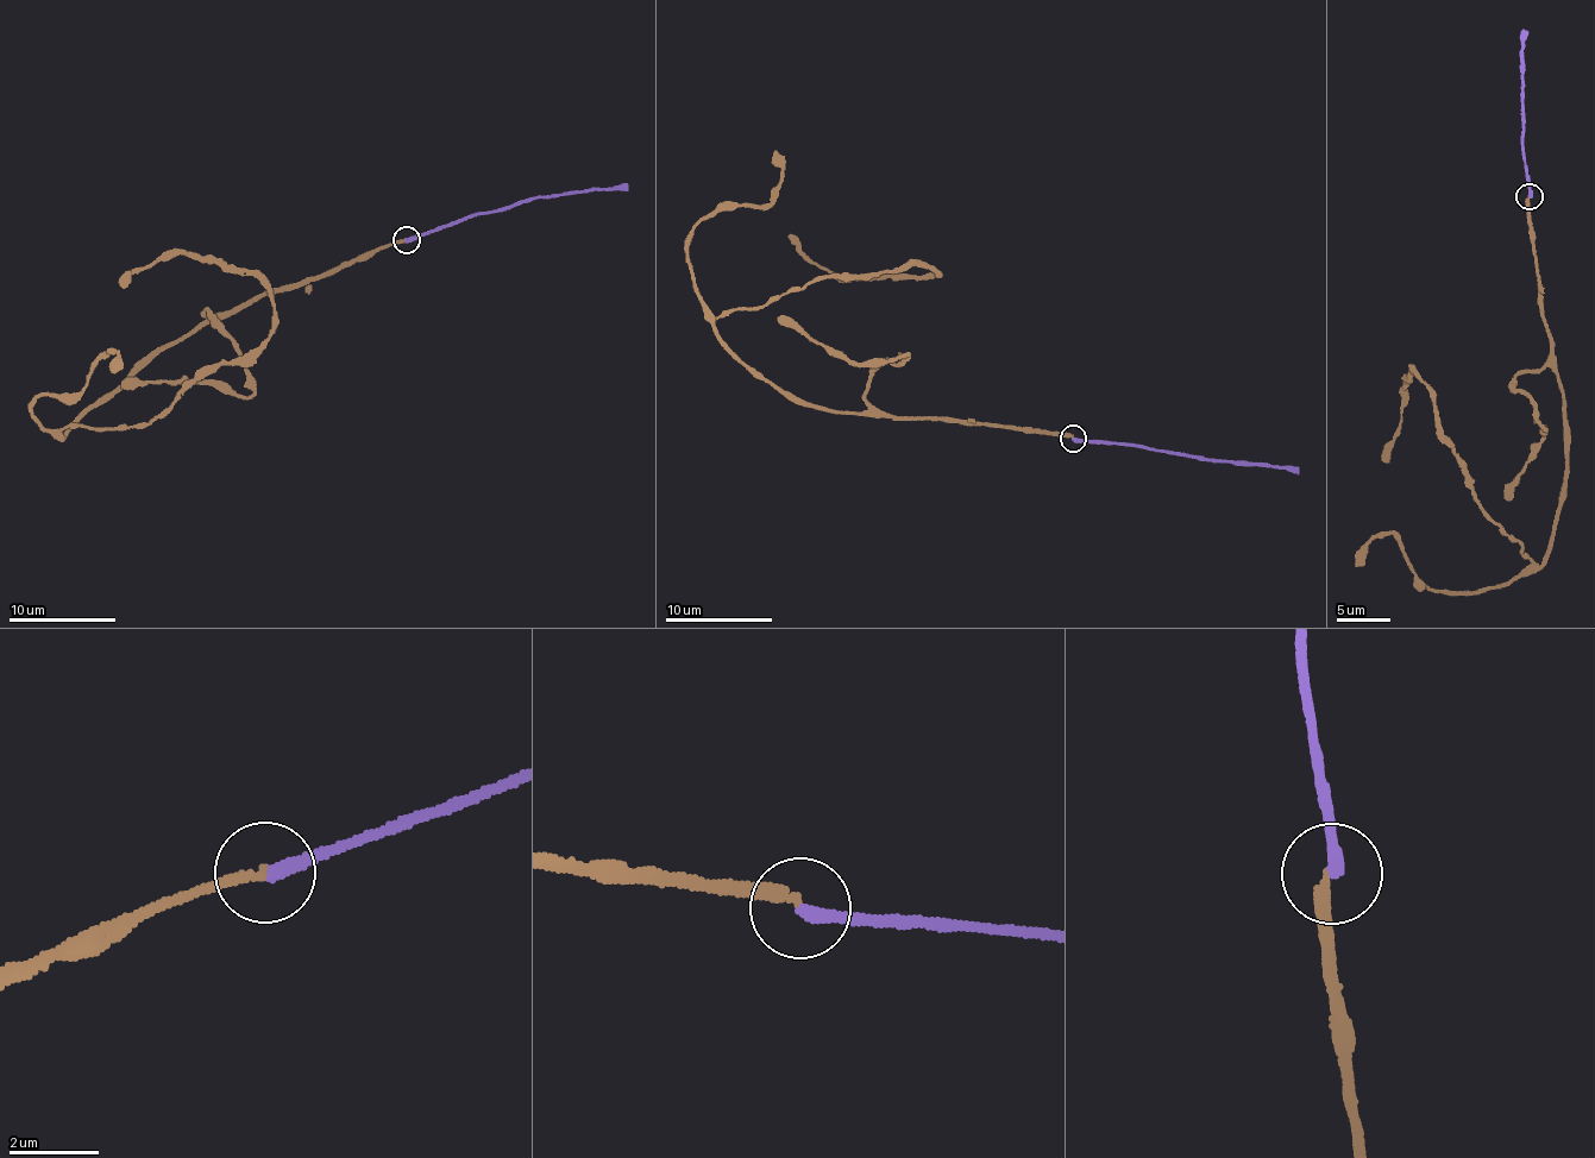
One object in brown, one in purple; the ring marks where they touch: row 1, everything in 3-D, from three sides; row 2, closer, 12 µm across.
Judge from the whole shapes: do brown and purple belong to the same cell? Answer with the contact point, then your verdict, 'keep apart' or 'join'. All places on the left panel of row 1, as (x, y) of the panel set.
at (406, 240); keep apart

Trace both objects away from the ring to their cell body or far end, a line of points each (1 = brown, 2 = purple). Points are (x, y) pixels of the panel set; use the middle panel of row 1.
1: (1074, 438), (827, 410), (757, 377), (713, 319), (820, 279), (905, 268), (940, 275), (835, 278), (789, 237)
2: (1074, 438), (1204, 458), (1261, 461), (1299, 472)

